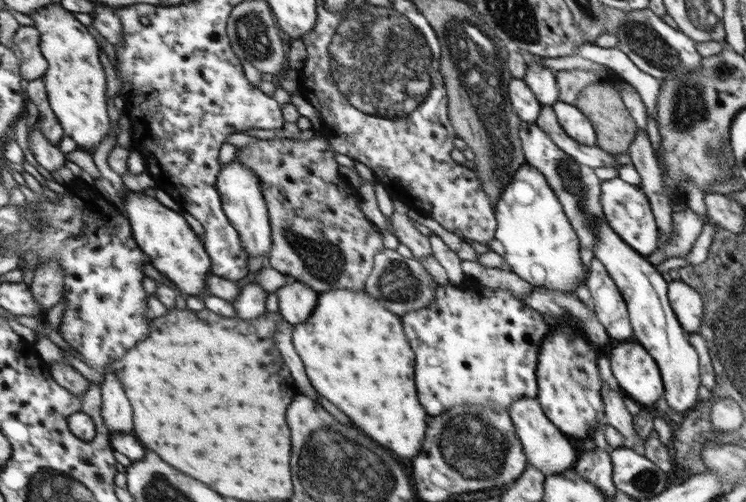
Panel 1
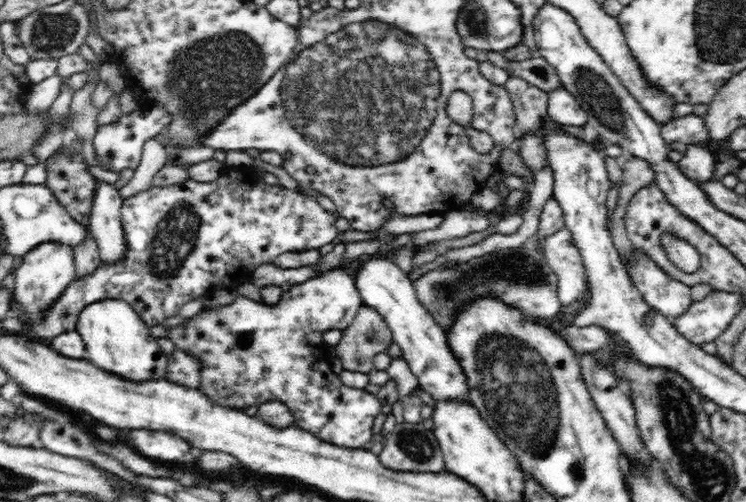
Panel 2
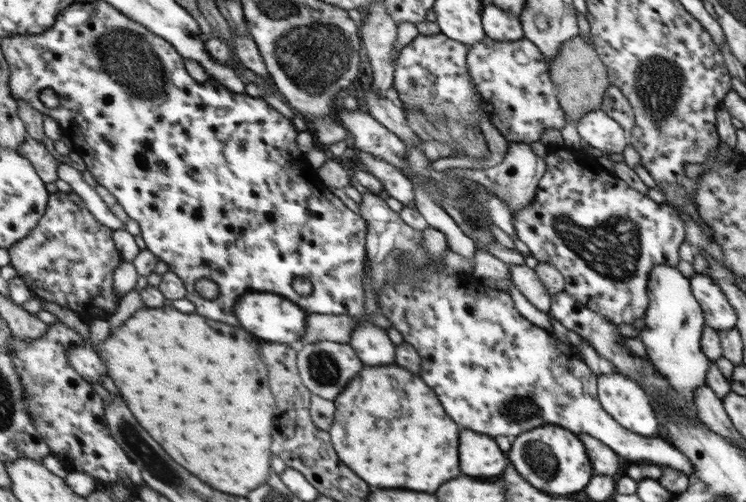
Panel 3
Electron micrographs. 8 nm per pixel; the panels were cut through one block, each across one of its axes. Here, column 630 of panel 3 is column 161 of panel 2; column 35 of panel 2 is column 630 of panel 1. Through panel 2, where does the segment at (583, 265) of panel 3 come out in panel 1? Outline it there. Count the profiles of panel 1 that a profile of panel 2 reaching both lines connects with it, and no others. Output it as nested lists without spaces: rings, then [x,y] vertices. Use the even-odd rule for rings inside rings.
[[[596,258],[592,260],[586,285],[594,300],[594,312],[610,337],[622,342],[632,340],[633,325],[629,319],[628,302],[608,270]]]

